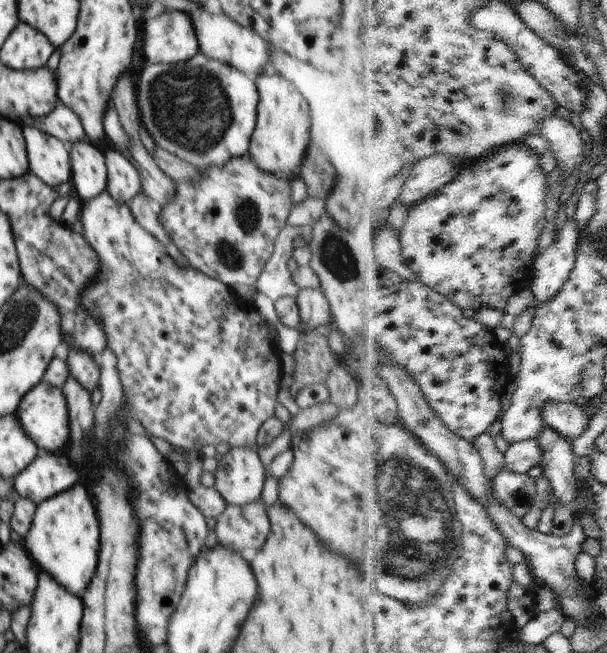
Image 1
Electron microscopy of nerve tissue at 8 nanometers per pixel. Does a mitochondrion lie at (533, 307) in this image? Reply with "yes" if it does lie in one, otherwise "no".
no

